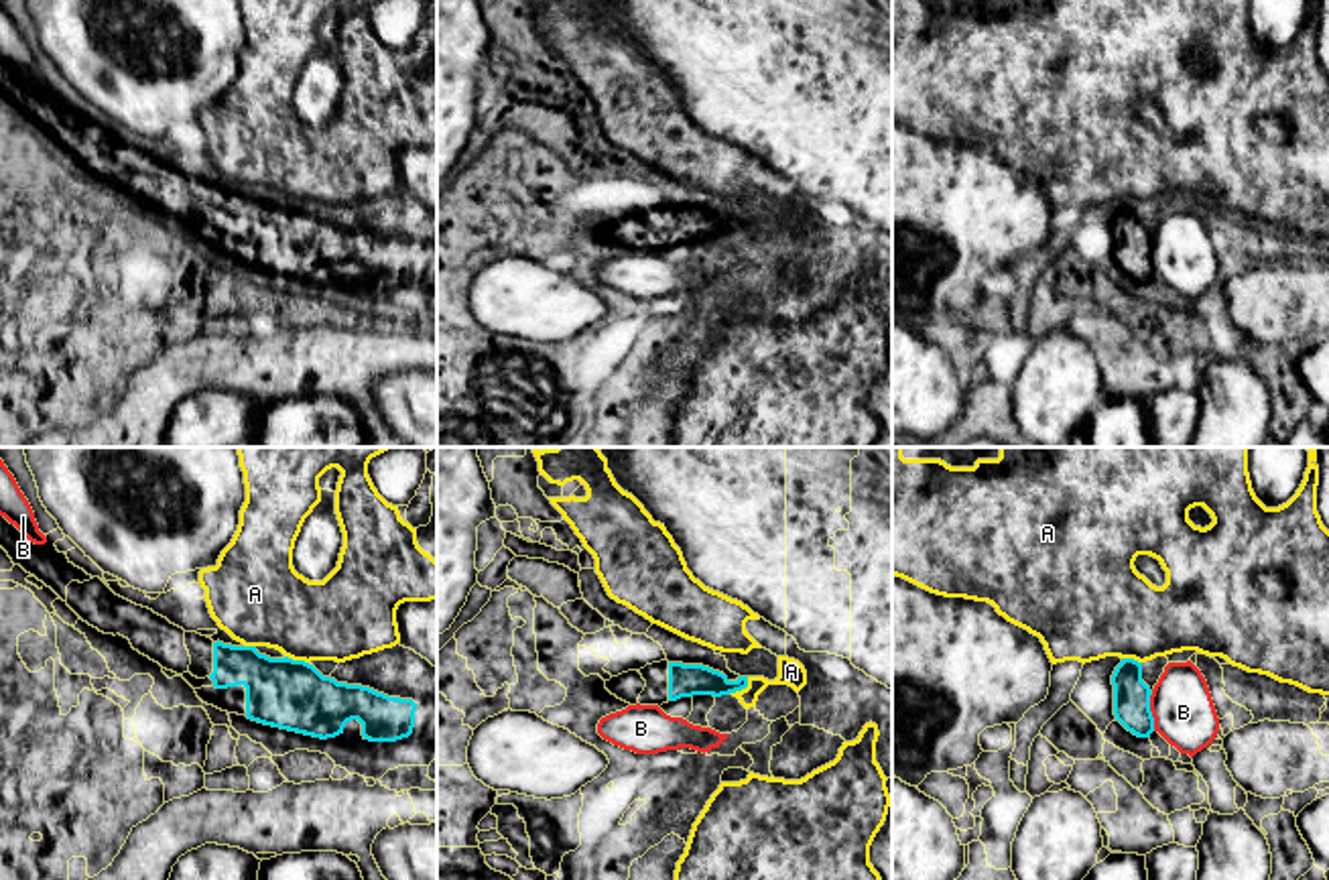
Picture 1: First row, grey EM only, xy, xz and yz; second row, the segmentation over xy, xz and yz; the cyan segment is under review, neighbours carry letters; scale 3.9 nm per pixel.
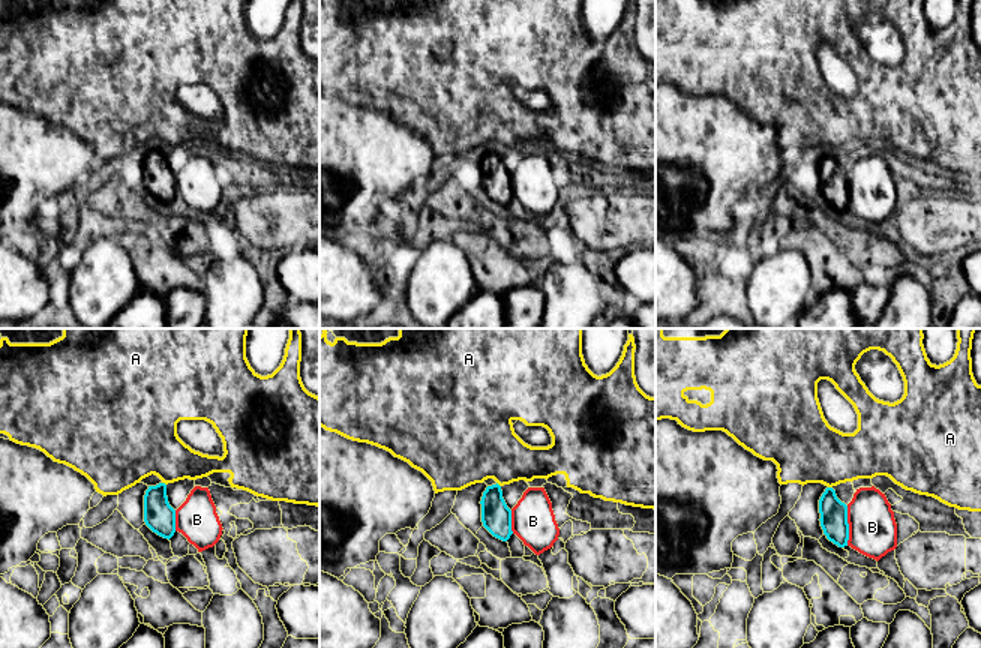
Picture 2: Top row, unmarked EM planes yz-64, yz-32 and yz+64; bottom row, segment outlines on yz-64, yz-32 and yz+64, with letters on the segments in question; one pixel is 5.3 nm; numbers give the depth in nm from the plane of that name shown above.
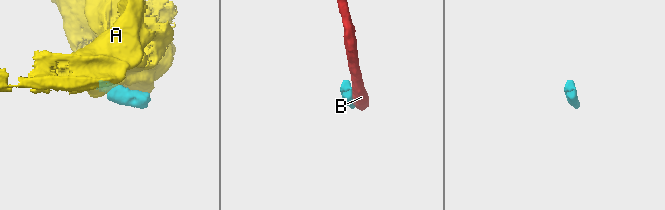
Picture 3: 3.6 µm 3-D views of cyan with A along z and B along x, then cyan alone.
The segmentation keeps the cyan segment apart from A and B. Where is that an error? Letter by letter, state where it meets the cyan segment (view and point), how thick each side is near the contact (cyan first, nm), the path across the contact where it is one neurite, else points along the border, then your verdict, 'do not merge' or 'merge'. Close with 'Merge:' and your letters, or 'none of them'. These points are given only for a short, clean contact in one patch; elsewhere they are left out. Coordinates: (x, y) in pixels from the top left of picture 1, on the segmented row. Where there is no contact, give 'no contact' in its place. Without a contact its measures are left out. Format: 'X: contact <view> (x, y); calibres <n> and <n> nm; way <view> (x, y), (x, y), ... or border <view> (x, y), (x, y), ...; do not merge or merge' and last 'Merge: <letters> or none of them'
A: contact xz (742, 687); calibres 130 and 100 nm; border xz (748, 677), (748, 683), (732, 694); do not merge
B: contact yz (1151, 712); calibres 140 and 240 nm; do not merge
Merge: none of them

